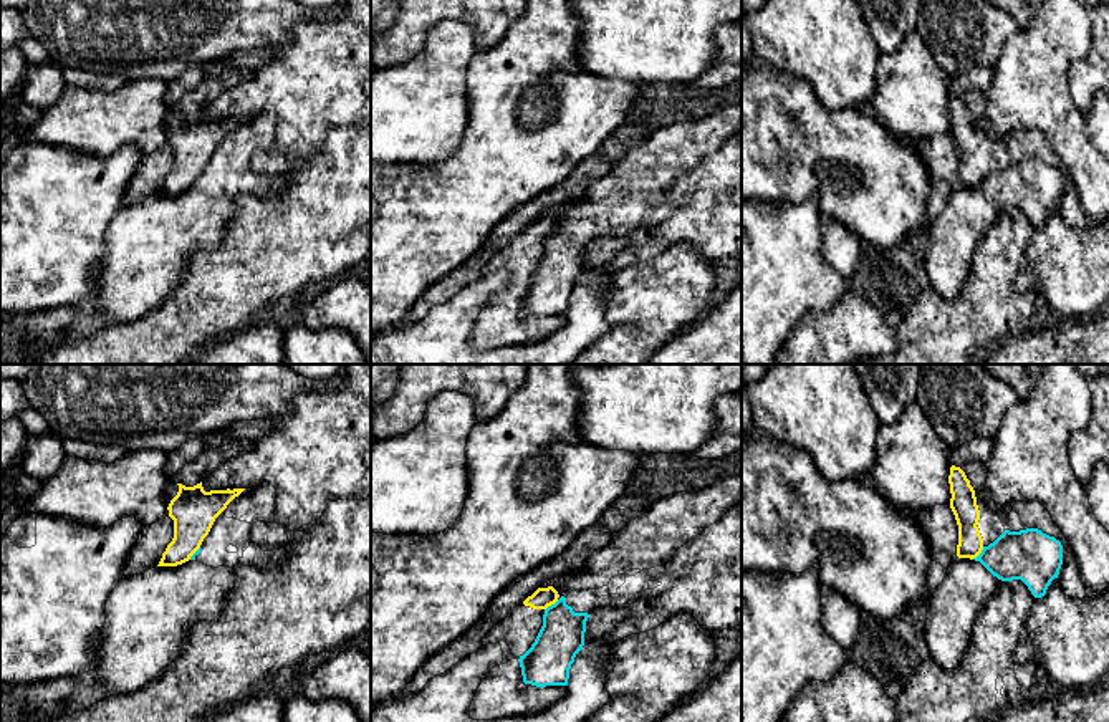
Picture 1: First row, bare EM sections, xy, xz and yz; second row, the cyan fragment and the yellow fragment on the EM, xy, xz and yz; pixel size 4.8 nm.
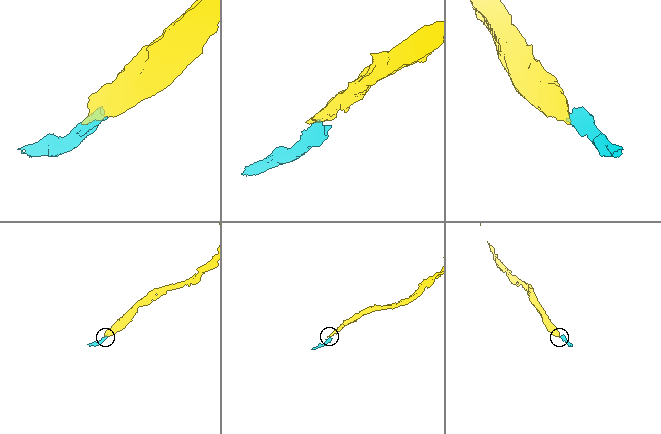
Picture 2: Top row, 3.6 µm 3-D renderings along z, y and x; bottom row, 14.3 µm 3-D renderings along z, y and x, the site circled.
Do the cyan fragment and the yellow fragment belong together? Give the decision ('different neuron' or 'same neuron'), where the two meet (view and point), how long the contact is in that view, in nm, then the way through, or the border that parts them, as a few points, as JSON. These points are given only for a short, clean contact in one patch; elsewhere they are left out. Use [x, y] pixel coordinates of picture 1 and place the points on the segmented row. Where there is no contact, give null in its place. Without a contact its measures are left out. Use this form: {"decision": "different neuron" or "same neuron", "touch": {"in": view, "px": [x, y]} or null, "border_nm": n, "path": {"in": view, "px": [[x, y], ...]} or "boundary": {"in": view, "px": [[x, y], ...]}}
{"decision": "different neuron", "touch": {"in": "yz", "px": [980, 553]}, "border_nm": 90, "boundary": {"in": "yz", "px": [[984, 547], [972, 558]]}}

